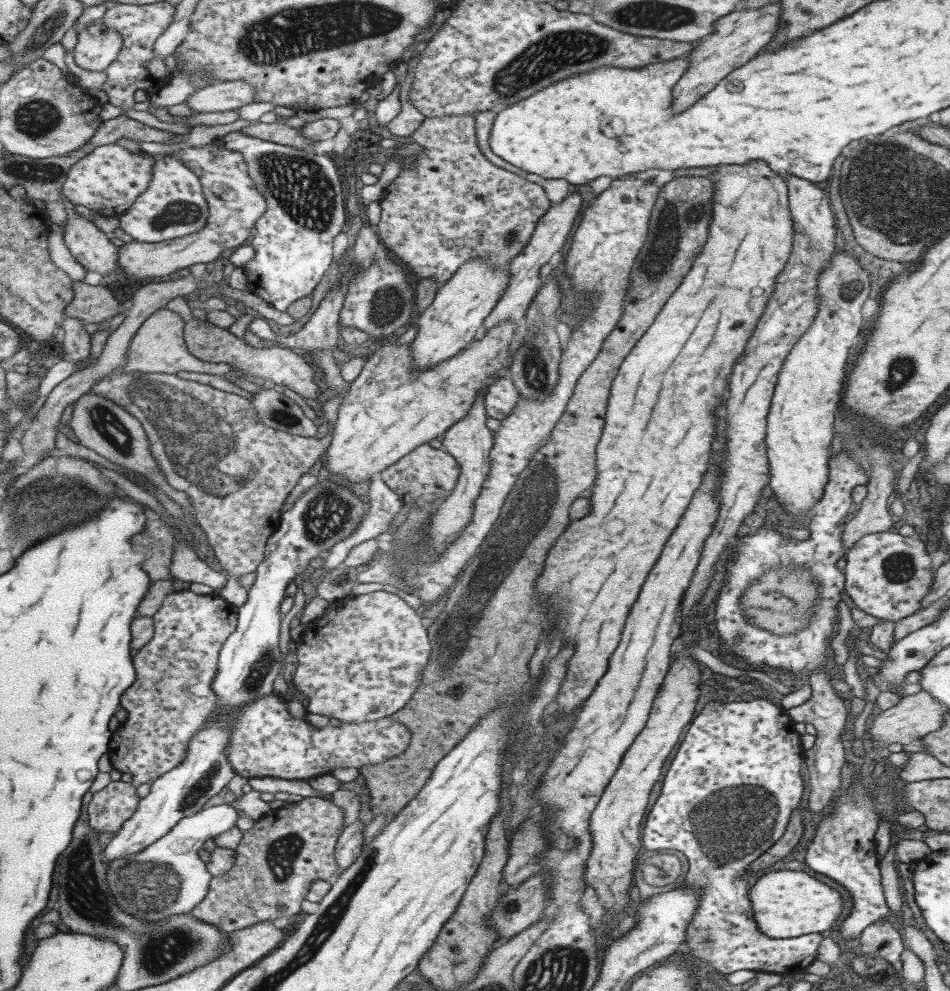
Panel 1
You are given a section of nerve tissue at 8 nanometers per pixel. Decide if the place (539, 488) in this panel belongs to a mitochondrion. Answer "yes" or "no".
yes

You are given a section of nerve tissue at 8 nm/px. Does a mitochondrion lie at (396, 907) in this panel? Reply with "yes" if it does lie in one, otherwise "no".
no

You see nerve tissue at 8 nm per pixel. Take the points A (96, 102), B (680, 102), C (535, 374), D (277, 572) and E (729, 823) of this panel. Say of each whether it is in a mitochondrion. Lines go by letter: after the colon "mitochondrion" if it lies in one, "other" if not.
A: other
B: other
C: mitochondrion
D: other
E: mitochondrion

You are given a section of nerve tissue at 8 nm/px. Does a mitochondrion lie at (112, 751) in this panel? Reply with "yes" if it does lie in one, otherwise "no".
no

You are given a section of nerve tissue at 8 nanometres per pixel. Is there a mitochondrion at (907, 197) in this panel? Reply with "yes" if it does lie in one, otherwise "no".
yes

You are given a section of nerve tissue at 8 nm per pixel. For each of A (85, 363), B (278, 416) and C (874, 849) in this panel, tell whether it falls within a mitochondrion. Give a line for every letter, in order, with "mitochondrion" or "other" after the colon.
A: other
B: mitochondrion
C: other

